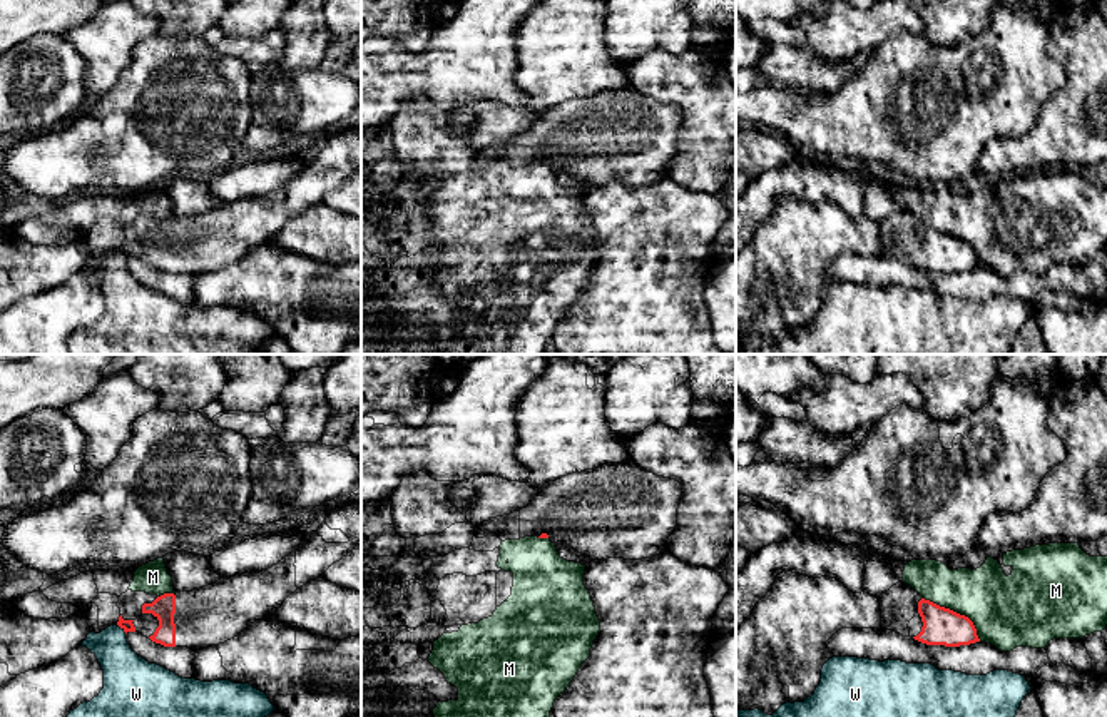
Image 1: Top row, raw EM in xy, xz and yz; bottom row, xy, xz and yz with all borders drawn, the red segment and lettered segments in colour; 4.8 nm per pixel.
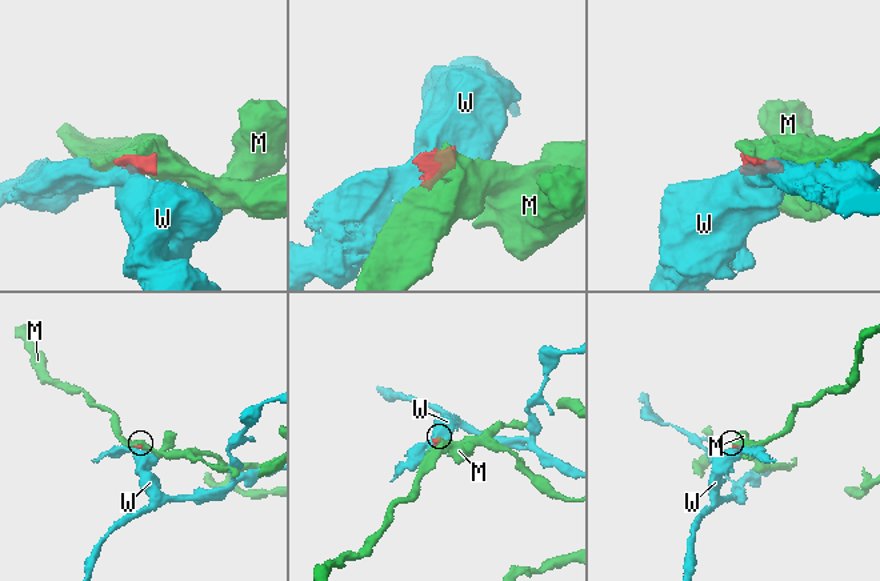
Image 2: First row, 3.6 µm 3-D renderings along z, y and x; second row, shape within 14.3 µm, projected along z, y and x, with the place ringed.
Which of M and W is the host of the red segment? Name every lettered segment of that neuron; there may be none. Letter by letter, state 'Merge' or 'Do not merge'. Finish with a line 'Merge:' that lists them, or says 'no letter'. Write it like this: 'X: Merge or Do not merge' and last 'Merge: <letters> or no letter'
M: Do not merge
W: Do not merge
Merge: no letter

